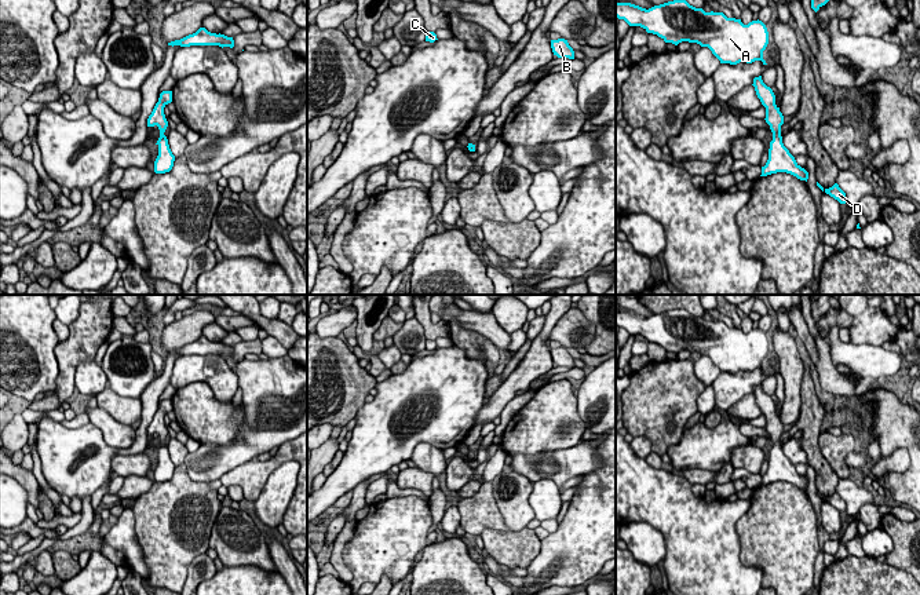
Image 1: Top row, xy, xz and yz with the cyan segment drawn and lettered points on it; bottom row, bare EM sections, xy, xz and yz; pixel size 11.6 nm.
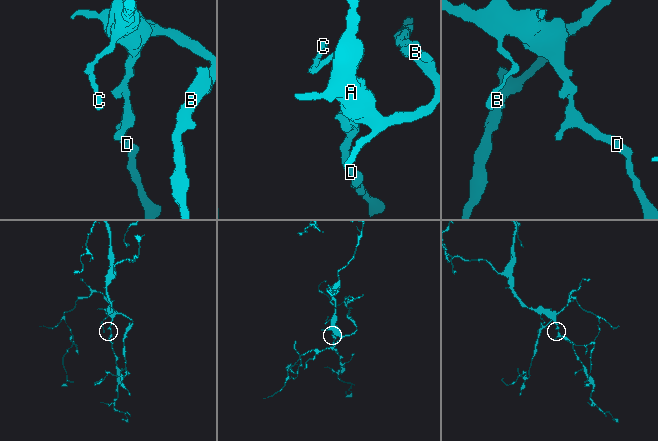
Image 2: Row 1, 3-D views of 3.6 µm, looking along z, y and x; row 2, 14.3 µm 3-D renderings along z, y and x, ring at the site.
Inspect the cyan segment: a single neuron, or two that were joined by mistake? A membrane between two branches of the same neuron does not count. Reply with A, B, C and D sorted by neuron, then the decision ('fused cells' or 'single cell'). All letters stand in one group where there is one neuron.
A B C D | single cell

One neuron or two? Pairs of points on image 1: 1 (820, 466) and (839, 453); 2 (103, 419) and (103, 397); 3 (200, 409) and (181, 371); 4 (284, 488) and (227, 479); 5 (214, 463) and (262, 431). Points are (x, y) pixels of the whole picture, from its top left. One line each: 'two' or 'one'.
1: two
2: two
3: two
4: two
5: one

